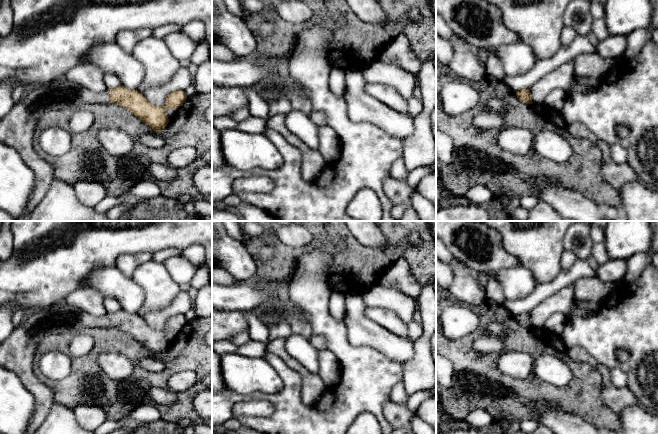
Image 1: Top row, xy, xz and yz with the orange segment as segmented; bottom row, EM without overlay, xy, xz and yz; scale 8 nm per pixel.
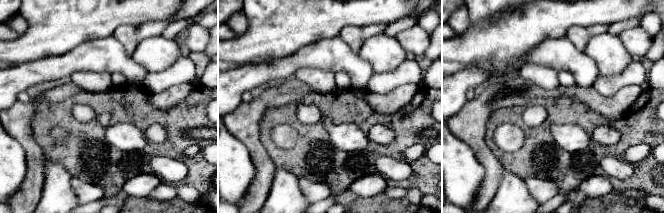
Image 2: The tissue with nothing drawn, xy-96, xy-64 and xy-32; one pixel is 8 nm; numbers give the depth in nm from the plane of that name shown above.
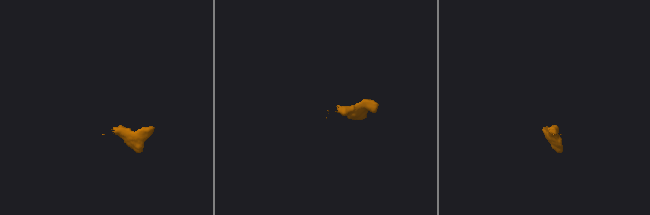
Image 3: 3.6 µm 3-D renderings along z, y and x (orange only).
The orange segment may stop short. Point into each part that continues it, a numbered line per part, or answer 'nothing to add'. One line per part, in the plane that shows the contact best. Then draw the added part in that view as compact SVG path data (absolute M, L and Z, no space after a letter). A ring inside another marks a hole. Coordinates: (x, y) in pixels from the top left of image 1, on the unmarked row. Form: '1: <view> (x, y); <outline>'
1: xy (17, 352); M59 302L45 309L36 309L28 312L21 323L13 328L12 333L0 344L0 366L14 372L24 387L35 398L35 412L32 415L31 427L28 434L33 434L44 422L53 404L53 391L42 383L33 372L35 352L41 341L53 334L77 335L86 328L110 327L110 316L95 317L65 302Z

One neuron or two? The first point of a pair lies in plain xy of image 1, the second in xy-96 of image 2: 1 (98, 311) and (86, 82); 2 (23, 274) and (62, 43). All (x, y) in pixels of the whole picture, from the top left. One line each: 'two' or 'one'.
1: one
2: one

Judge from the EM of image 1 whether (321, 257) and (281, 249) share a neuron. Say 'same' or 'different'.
different

